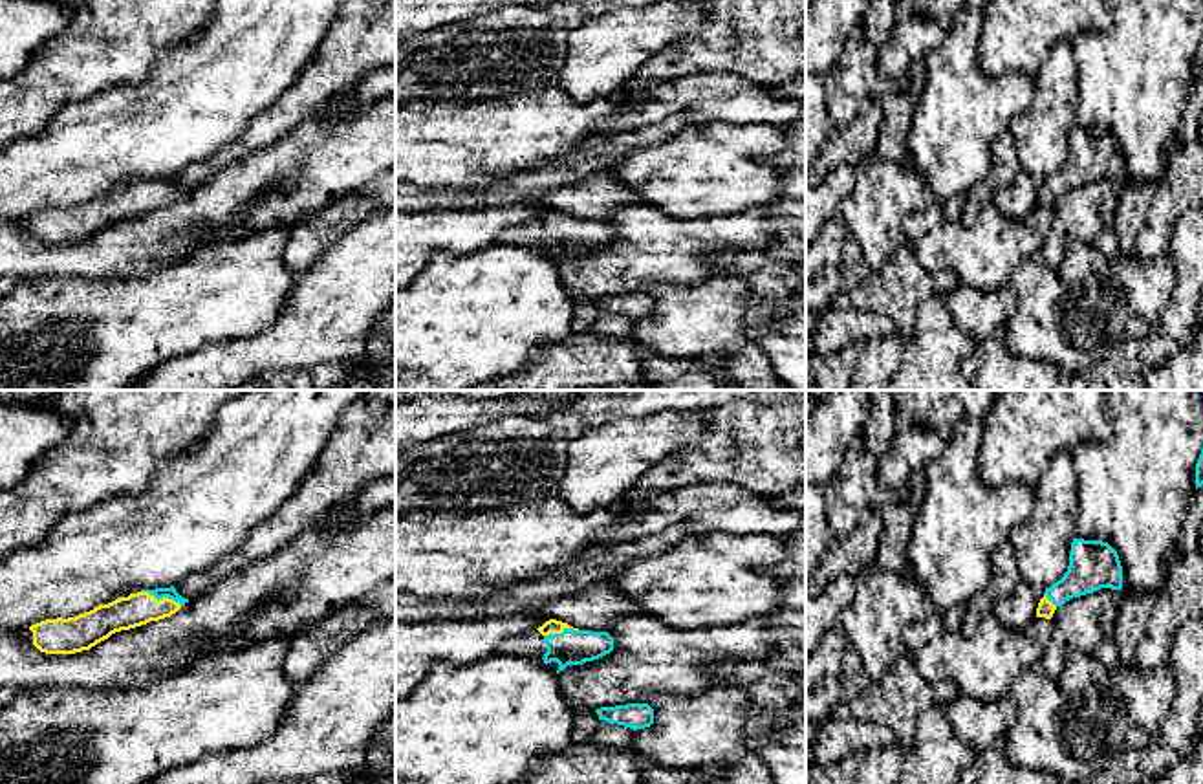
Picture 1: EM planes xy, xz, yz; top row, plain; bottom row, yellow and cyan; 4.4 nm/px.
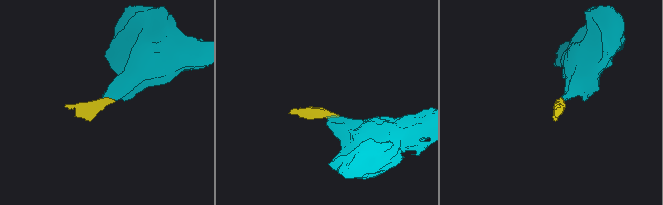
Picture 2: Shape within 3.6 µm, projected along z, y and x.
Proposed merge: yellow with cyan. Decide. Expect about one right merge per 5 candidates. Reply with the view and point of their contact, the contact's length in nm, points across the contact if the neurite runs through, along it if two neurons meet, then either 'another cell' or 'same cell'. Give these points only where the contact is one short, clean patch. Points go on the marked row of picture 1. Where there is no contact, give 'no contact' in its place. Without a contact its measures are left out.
xy (162, 599) | 200 nm | across xy (138, 609), (162, 599), (171, 592) | same cell

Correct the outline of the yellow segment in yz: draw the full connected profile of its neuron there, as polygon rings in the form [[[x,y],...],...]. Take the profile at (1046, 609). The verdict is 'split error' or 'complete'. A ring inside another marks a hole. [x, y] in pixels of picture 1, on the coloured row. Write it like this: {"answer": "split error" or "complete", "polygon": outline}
{"answer": "split error", "polygon": [[[1073,539],[1068,572],[1046,588],[1036,617],[1051,619],[1066,601],[1100,588],[1122,588],[1122,566],[1117,551],[1102,540]]]}

